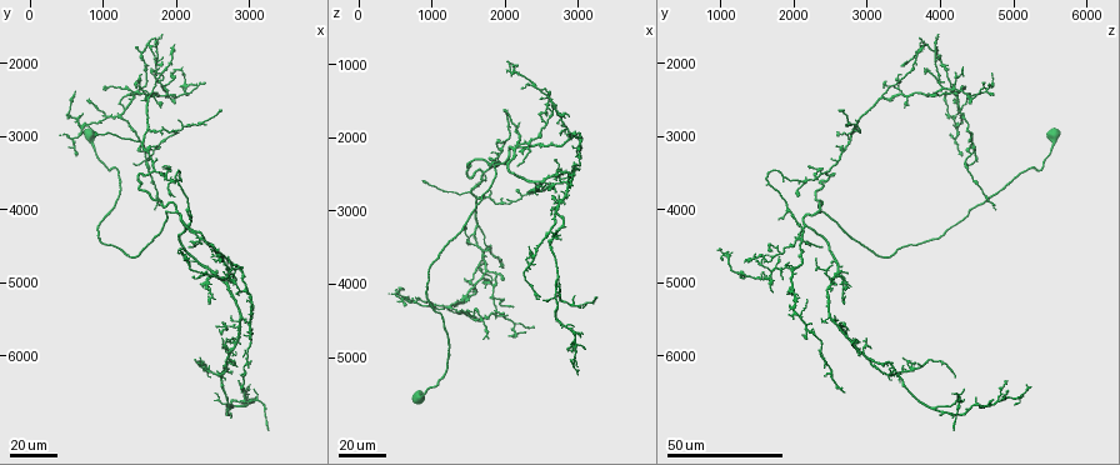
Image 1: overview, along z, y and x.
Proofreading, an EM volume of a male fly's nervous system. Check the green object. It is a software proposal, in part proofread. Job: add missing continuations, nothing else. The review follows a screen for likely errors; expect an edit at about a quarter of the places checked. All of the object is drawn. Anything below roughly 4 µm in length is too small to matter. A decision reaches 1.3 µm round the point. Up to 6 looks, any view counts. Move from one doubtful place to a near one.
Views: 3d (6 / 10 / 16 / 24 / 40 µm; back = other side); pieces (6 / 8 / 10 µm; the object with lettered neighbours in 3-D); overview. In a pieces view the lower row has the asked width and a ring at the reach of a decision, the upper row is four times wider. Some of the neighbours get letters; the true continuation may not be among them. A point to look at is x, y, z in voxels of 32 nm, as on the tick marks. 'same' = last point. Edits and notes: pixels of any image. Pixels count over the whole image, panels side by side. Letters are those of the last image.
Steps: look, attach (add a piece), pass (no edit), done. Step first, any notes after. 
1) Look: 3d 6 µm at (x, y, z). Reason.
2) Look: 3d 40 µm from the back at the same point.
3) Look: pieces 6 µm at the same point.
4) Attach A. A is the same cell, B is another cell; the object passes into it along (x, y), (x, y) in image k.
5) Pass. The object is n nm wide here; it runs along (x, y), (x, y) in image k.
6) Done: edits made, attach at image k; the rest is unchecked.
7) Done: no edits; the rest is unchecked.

Look: 3d 40 µm at (2050, 2950, 4400). End of a long branch.

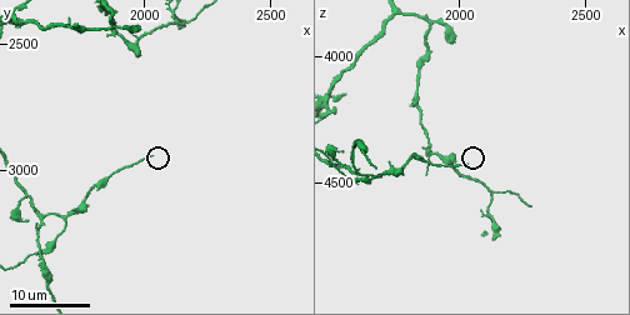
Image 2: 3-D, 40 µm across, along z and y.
Look: pieces 8 µm at (2040, 2950, 4430).

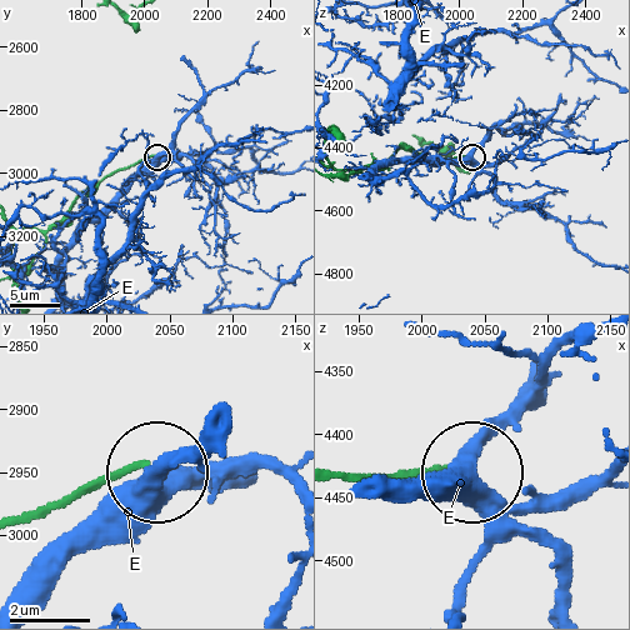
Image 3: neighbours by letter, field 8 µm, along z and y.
Pass. E is another cell; it runs along (21, 520), (139, 469) in image 3; none of them fits.

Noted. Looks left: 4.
Look: 3d 24 µm at (2450, 5300, 2700). End of a long branch.

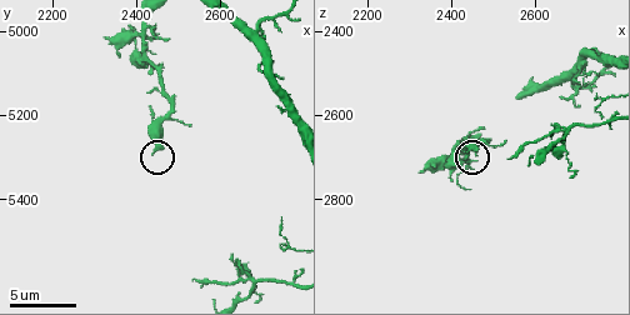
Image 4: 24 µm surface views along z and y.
Look: pieces 8 µm at (2450, 5285, 2685).

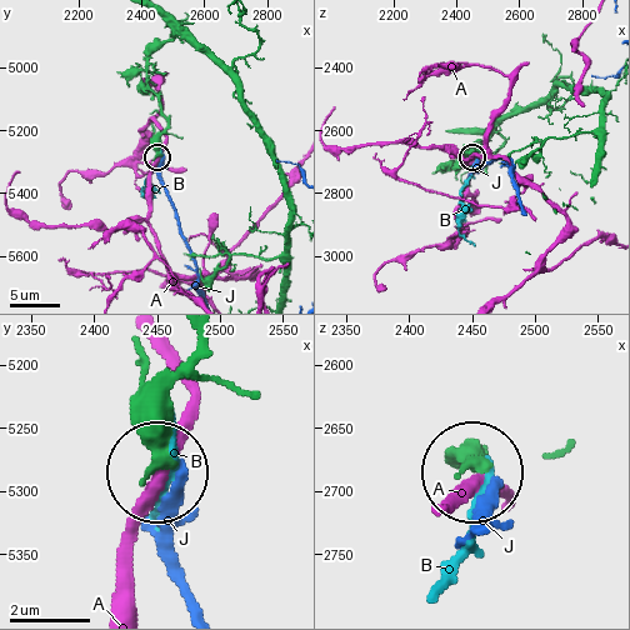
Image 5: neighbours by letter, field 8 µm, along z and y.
Pass. A, B and J are other cells; it runs along (196, 340), (196, 360), (170, 400), (163, 468) in image 5; no lettered piece goes on from it.

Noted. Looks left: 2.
Done: no edits; the rest is unchecked.

